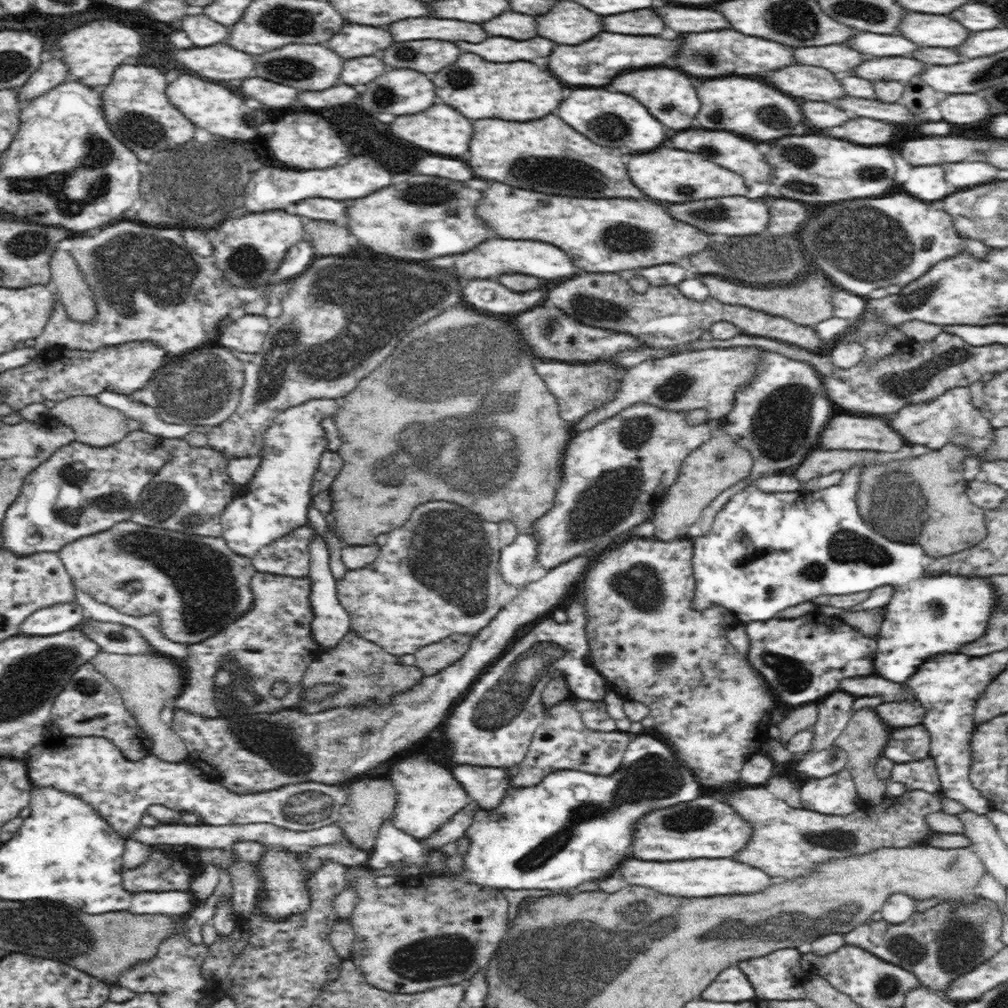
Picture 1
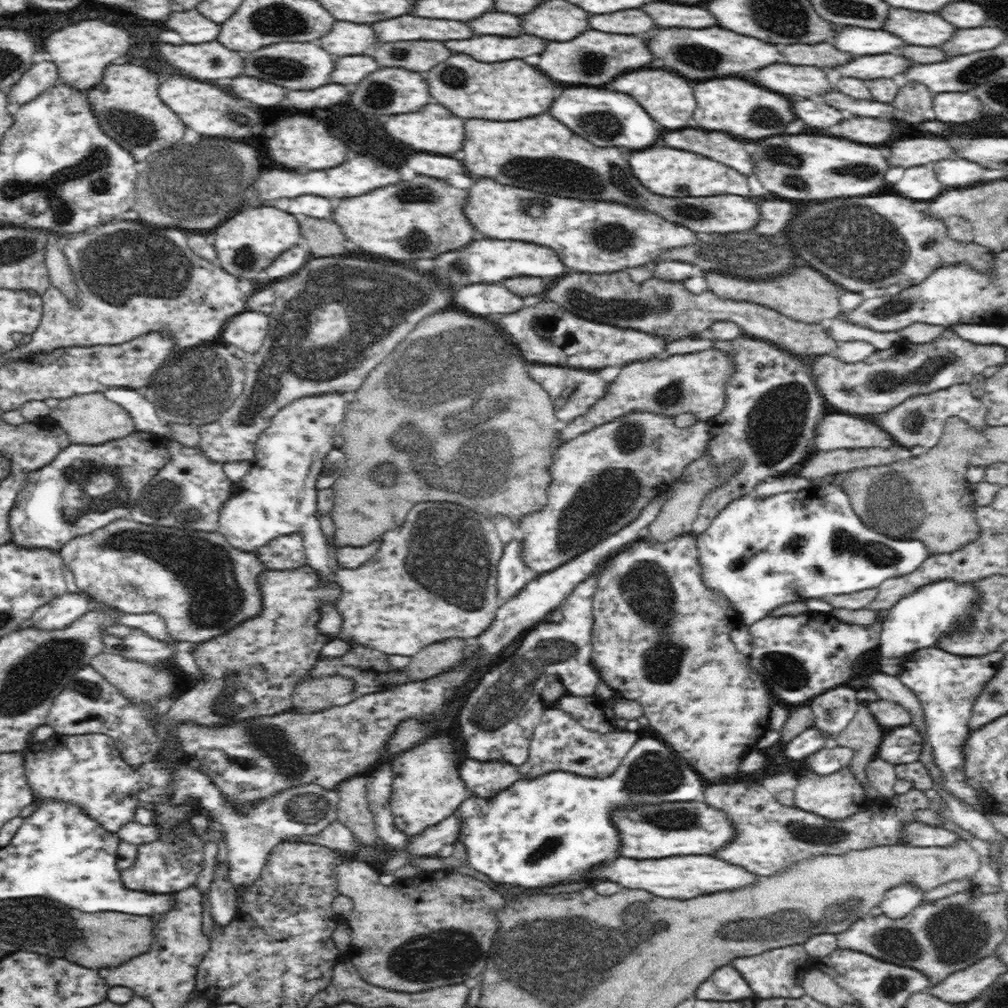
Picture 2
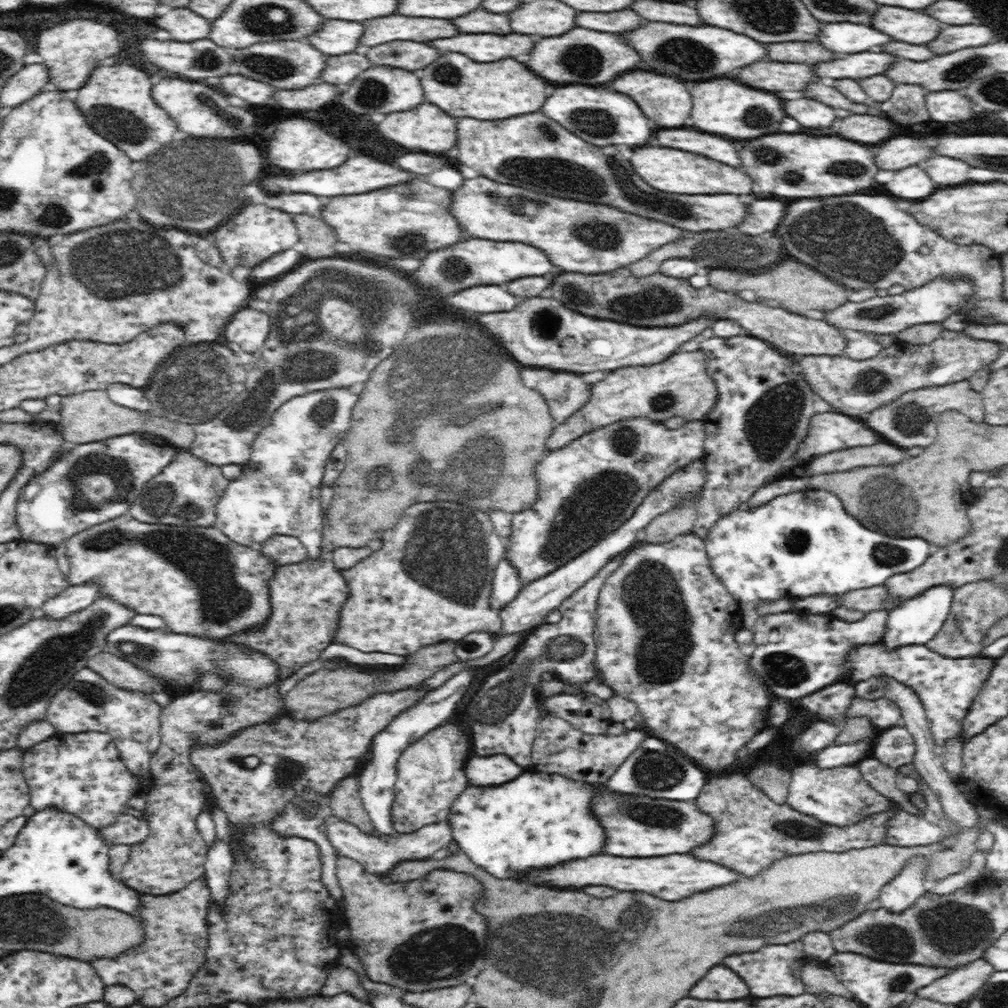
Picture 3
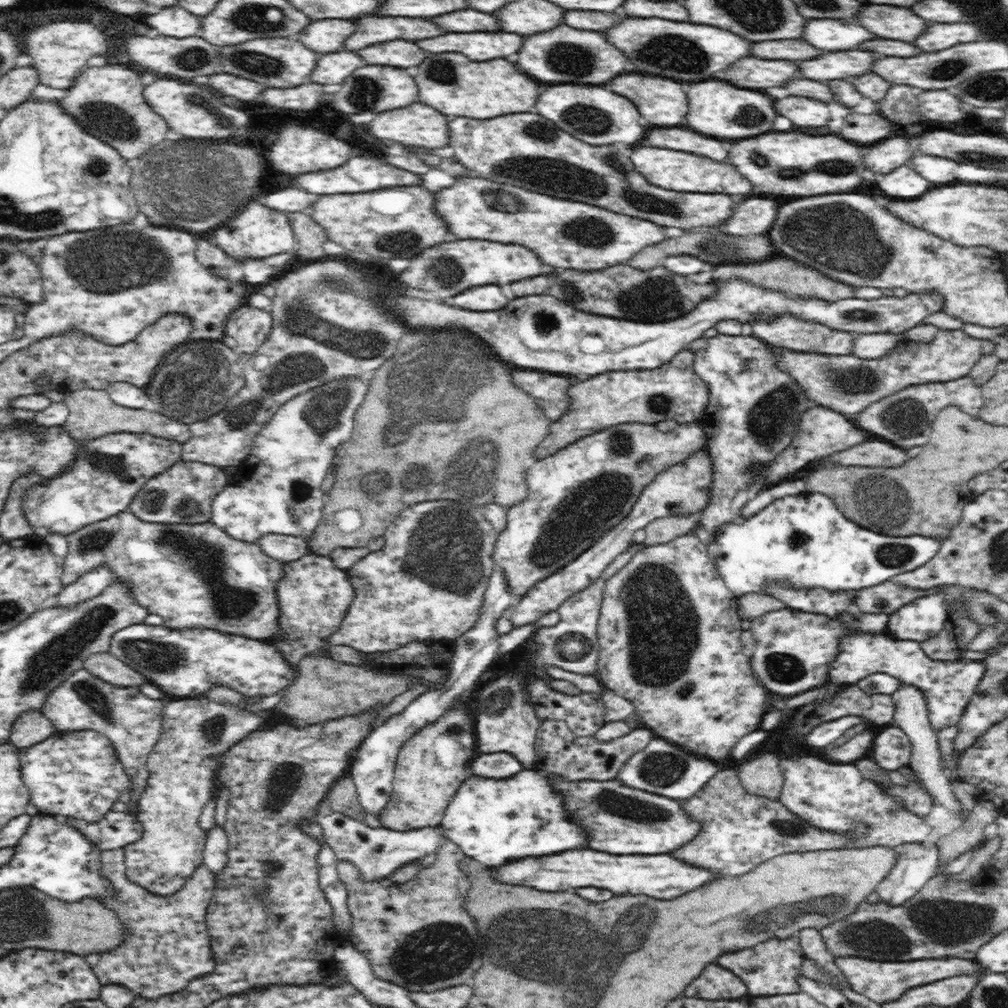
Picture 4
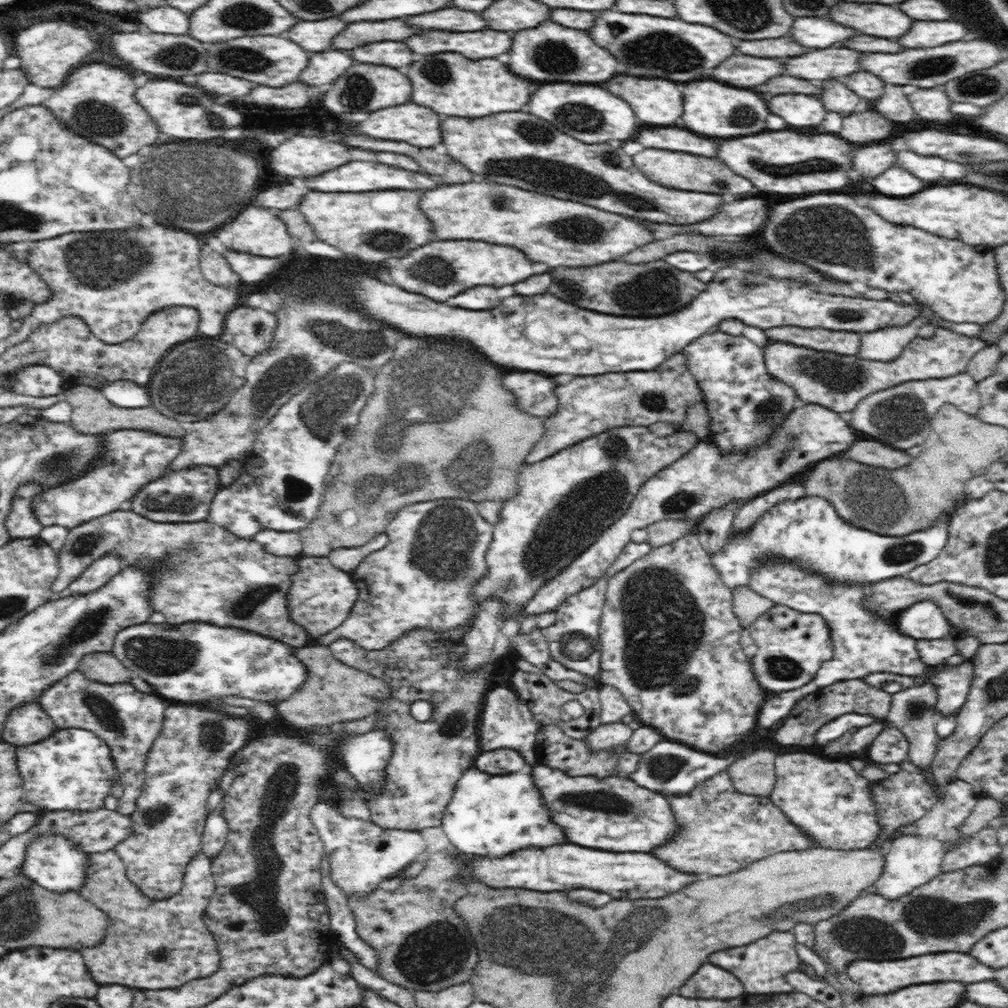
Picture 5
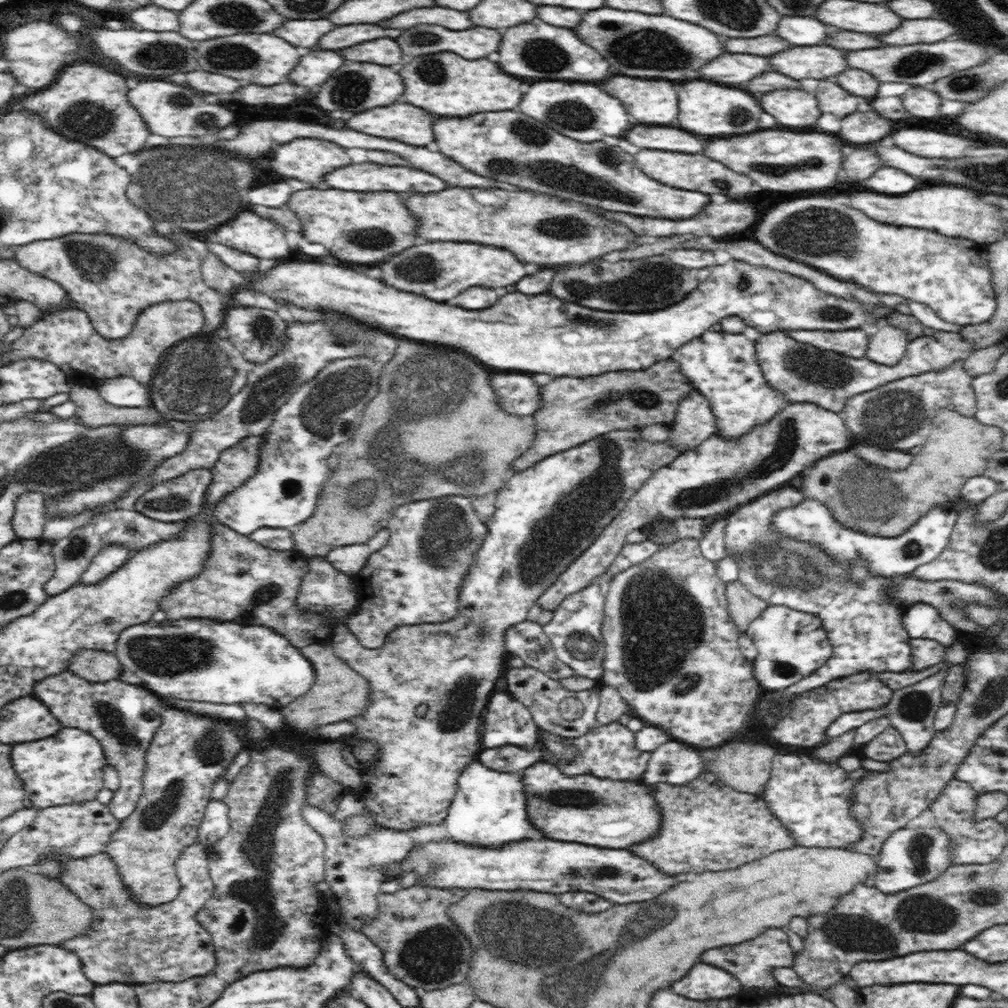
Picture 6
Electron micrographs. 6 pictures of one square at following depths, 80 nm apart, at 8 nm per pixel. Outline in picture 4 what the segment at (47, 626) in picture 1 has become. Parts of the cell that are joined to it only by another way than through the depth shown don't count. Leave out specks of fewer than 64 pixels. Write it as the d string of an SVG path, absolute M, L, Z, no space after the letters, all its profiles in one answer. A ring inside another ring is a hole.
M104 566L96 567L80 576L75 583L63 587L51 603L55 606L72 606L84 602L88 598L98 596L112 582L114 582L112 570Z

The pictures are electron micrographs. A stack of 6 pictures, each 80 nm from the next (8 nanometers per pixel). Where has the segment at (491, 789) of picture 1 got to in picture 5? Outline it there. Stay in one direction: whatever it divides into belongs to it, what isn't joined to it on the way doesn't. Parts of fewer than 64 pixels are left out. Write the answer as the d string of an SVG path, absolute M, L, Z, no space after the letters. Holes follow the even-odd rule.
M500 748L494 752L482 751L480 756L477 756L474 766L482 772L494 775L520 771L530 773L531 770L524 757L510 748Z

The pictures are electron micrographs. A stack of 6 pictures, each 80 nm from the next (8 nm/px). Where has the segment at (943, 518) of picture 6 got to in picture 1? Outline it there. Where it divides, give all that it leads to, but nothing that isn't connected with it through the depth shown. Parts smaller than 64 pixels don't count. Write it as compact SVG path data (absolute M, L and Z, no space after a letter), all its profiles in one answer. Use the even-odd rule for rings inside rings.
M854 465L843 473L838 484L824 490L765 493L752 484L732 496L715 516L710 532L692 538L695 579L692 606L700 610L716 602L734 610L740 622L760 622L776 618L776 614L788 606L795 607L818 596L847 595L891 584L895 595L885 608L884 614L888 618L877 635L878 650L873 658L873 670L876 670L874 674L892 682L907 682L924 660L944 653L956 654L960 646L983 636L988 629L992 606L996 604L988 578L950 573L924 575L928 555L924 554L921 545L886 540L856 509L856 490L863 467L866 466Z

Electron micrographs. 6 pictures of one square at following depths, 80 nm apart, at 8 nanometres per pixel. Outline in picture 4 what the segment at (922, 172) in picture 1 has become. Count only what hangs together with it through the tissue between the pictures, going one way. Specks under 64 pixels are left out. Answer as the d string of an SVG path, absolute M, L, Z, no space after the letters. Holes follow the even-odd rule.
M900 166L900 168L892 170L890 174L886 174L884 180L878 182L878 188L888 196L910 200L910 198L918 198L924 192L928 192L932 188L932 184L928 180L924 180L912 168Z

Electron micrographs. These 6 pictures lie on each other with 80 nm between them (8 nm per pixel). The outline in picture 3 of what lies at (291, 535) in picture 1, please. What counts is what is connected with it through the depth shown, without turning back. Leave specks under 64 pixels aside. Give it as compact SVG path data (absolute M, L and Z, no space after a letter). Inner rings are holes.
M274 535L257 547L261 554L273 560L278 567L309 558L307 548L295 536Z

